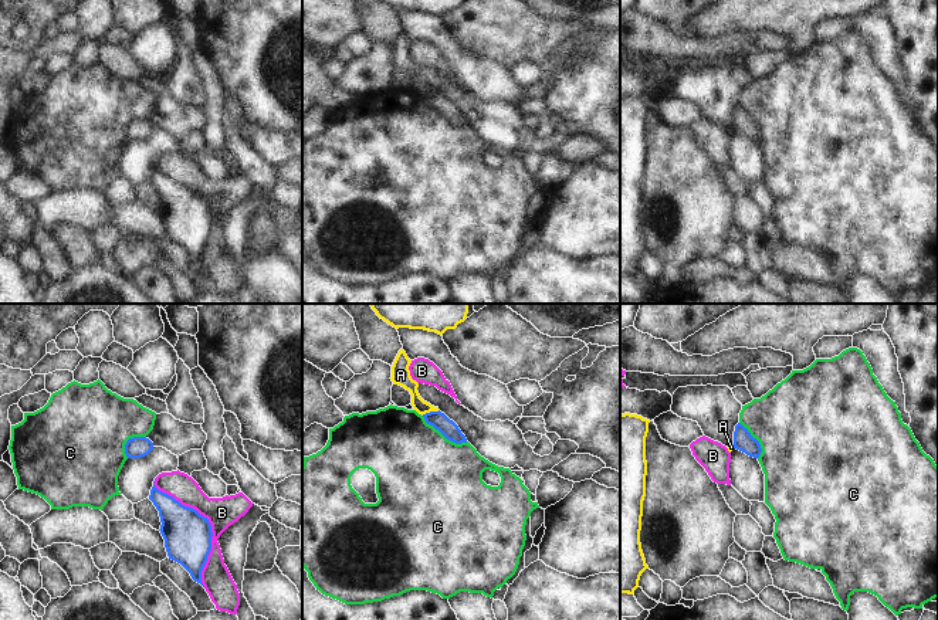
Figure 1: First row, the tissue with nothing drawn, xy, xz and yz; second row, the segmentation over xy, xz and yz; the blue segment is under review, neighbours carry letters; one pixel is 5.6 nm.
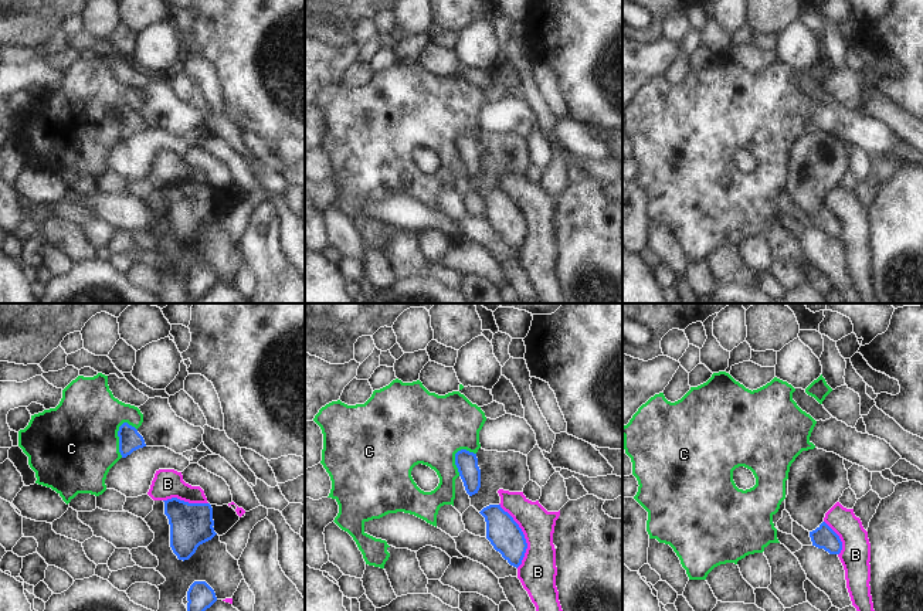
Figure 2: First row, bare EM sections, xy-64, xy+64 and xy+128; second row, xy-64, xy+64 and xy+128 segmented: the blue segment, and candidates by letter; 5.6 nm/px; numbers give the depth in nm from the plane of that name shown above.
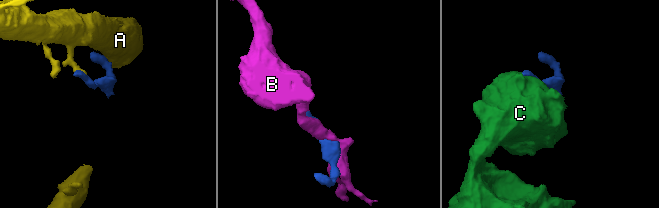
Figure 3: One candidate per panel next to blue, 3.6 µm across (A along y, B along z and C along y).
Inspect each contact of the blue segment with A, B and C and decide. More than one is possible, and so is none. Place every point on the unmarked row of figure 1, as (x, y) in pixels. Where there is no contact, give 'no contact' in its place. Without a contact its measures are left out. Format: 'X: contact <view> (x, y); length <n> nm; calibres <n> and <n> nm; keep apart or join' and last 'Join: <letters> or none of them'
A: contact xz (430, 94); length 110 nm; calibres 100 and 90 nm; keep apart
B: contact xy (209, 206); length 700 nm; calibres 280 and 170 nm; keep apart
C: contact xz (444, 118); length 300 nm; calibres 100 and 480 nm; keep apart
Join: none of them

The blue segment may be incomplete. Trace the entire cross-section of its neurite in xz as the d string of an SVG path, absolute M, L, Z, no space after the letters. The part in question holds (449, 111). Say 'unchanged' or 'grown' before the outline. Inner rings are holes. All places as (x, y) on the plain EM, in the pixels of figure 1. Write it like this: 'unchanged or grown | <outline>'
unchanged | M440 92L426 95L426 96L423 96L423 99L427 106L430 106L436 112L438 112L447 122L450 122L456 126L467 125L467 121L461 115L458 108Z

